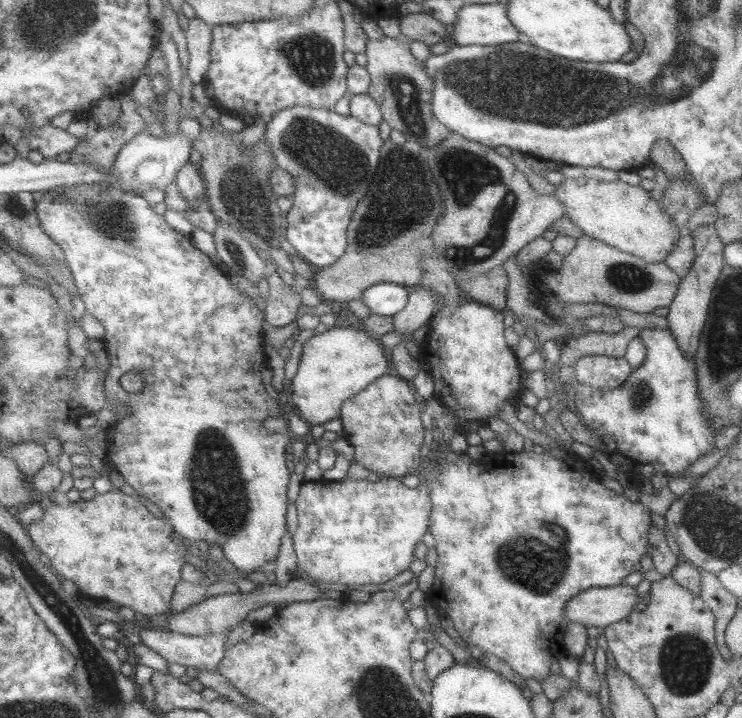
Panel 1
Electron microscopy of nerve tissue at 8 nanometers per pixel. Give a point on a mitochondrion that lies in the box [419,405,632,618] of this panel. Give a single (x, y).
(518, 560)

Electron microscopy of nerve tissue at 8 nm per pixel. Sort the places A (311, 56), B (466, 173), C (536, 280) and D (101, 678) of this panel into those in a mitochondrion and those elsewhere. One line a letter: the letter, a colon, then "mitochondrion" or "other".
A: mitochondrion
B: mitochondrion
C: other
D: mitochondrion

